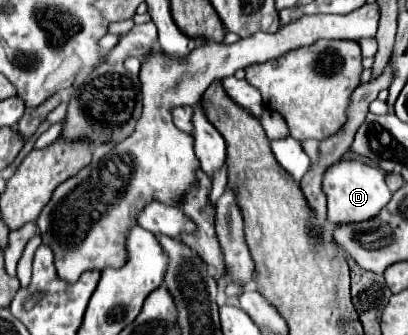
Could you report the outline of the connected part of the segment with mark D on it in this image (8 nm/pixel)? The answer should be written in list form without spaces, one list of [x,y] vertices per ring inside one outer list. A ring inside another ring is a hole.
[[[343,158],[341,162],[335,162],[325,172],[323,190],[327,196],[327,206],[329,206],[327,218],[331,224],[369,220],[375,214],[379,214],[379,210],[391,200],[391,192],[385,184],[385,174],[379,168],[373,168],[355,158]]]

